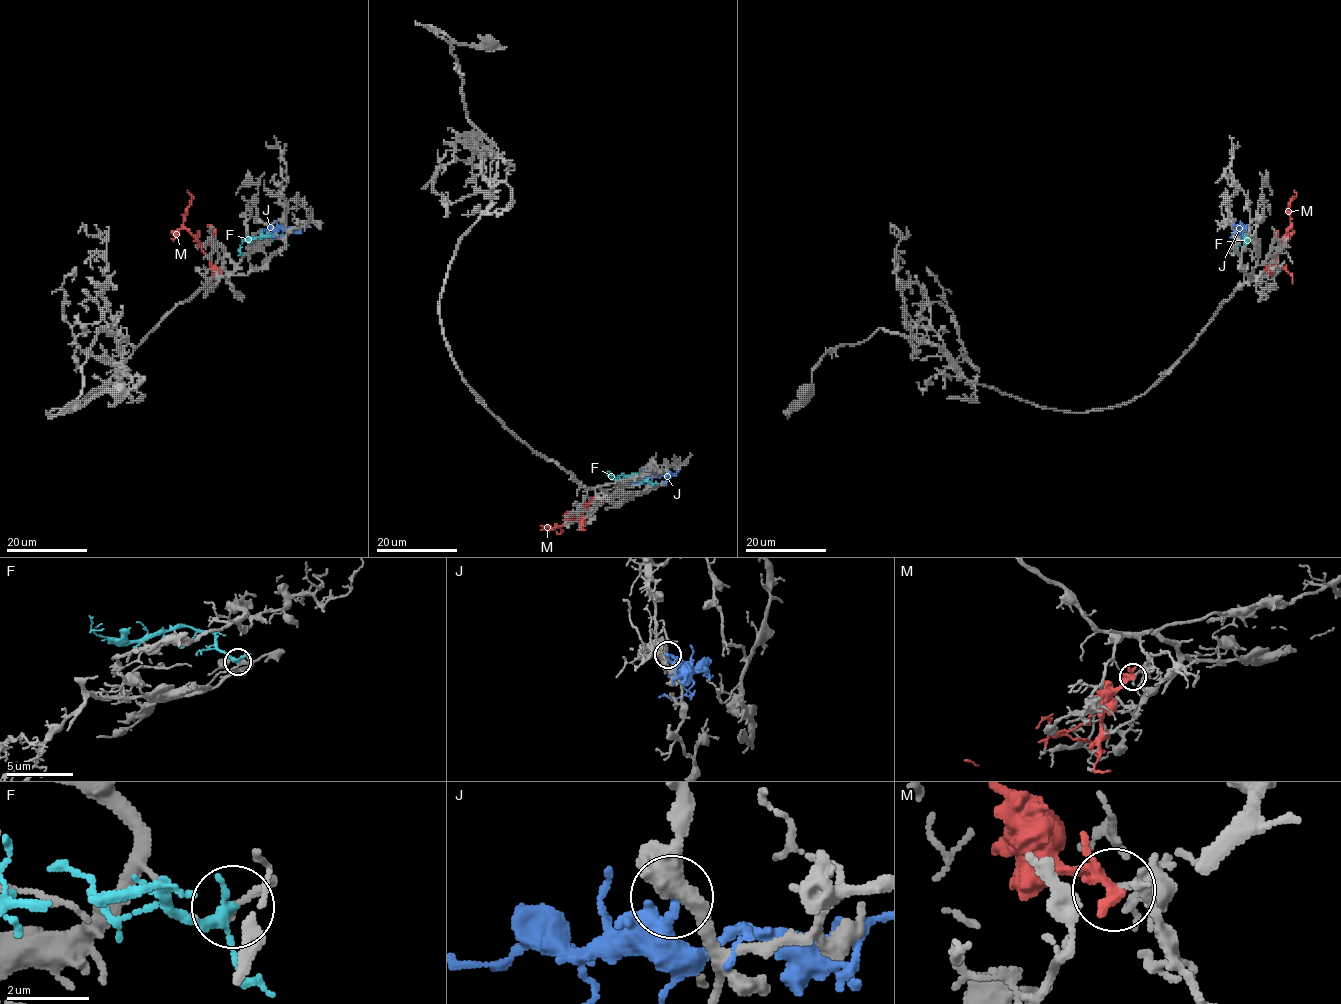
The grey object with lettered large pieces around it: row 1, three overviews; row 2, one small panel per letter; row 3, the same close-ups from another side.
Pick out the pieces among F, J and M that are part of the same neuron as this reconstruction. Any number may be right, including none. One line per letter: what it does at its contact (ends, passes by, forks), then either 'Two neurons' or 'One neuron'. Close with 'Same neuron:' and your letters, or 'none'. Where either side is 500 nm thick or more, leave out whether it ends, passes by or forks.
F: It passes by. Two neurons
J: It ends there. Two neurons
M: It passes by. Two neurons
Same neuron: none

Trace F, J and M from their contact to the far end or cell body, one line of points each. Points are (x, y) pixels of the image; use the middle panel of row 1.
F: (653, 485), (639, 475), (616, 479), (609, 476), (608, 471)
J: (652, 471), (673, 475), (677, 470)
M: (593, 501), (578, 515), (556, 525), (561, 529), (559, 533), (556, 531)

